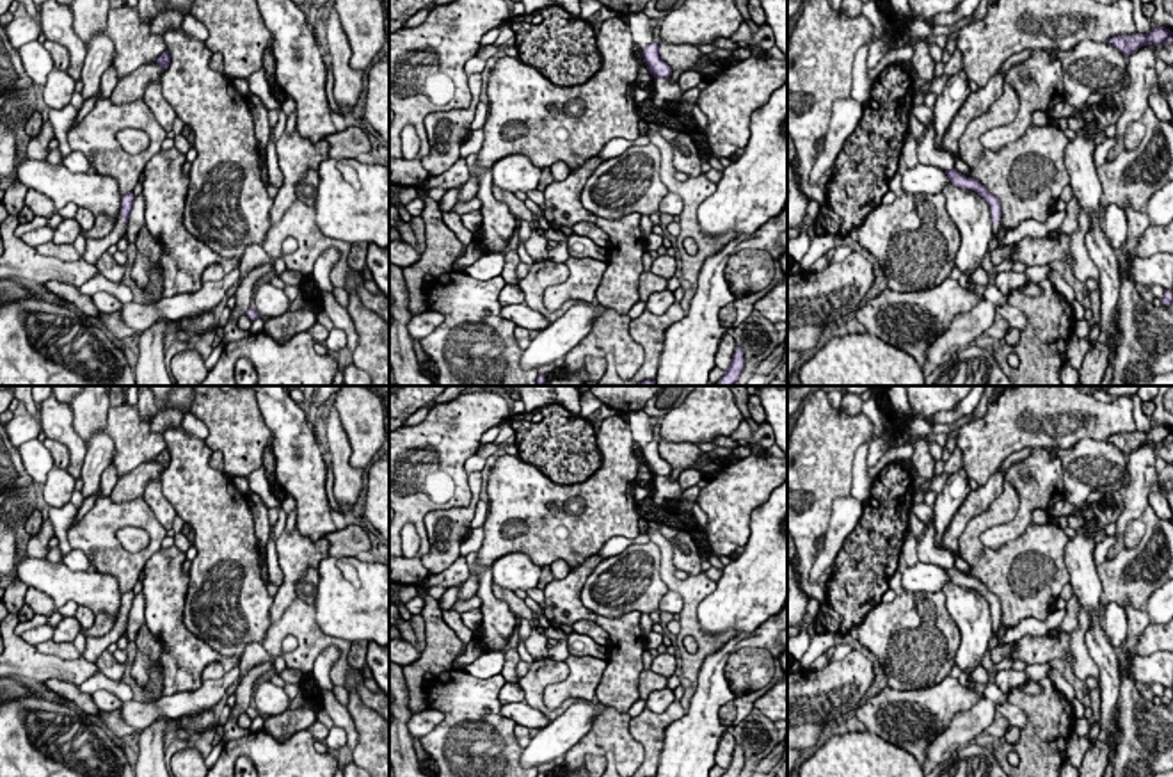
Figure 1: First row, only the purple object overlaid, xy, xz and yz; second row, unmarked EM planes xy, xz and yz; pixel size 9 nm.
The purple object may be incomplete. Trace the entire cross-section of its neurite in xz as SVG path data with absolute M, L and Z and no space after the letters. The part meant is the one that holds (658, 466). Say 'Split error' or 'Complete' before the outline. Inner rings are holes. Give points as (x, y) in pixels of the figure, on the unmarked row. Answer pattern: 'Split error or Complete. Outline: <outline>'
Complete. Outline: M652 439L640 453L643 455L647 468L654 477L670 477L672 468L659 455L659 443L658 441Z

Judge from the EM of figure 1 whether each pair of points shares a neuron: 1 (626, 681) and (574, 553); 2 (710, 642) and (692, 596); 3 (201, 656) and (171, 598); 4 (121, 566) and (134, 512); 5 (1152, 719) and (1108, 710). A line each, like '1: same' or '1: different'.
1: different
2: same
3: same
4: same
5: different

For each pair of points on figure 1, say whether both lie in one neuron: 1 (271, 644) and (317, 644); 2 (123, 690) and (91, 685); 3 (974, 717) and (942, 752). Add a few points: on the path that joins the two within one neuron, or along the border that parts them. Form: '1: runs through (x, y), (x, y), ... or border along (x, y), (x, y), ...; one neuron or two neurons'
1: runs through (281, 633), (285, 630), (303, 630), (306, 633); one neuron
2: runs through (116, 687), (98, 685); one neuron
3: runs through (965, 726), (948, 744); one neuron

